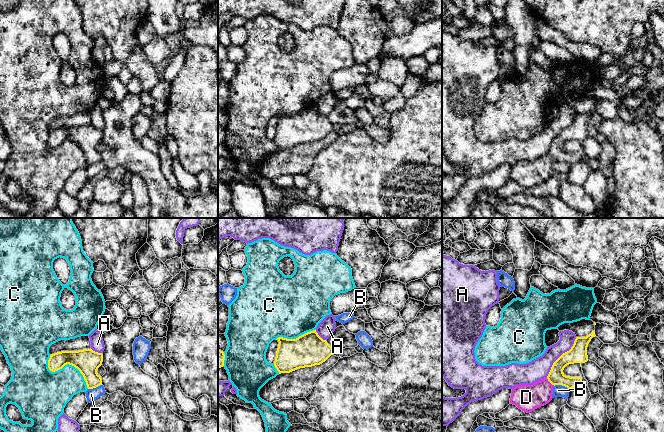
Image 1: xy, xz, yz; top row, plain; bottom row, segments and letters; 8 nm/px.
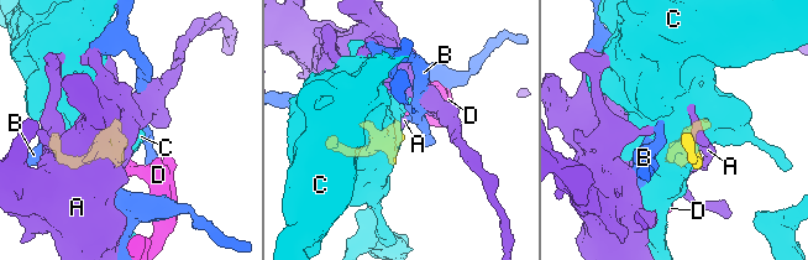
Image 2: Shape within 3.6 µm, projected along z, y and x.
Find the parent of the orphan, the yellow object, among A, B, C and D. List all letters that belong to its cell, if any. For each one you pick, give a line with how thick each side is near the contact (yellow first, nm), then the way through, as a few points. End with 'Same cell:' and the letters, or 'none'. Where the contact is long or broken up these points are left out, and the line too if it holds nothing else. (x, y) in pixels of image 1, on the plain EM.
D: 130/200 nm | across yz (556, 152), (550, 158), (537, 171), (526, 173)
Same cell: D

